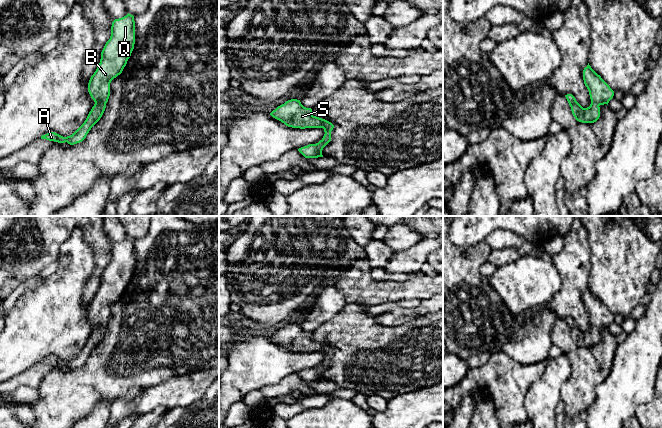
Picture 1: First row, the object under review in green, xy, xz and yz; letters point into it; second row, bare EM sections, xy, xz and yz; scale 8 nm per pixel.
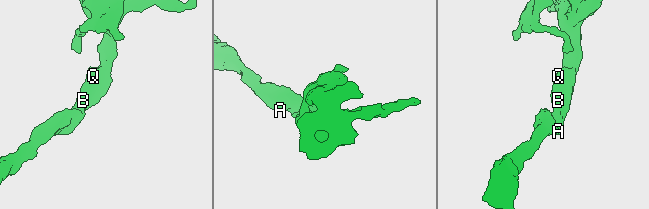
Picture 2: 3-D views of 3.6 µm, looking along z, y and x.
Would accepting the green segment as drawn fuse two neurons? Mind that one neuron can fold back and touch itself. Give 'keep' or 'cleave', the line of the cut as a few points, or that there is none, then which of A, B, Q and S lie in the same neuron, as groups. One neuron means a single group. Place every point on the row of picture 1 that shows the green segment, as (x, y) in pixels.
keep | no cut | A B Q S

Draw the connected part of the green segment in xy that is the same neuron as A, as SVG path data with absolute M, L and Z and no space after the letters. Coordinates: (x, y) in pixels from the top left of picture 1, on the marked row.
M128 13L112 22L110 39L106 42L101 52L100 63L88 83L88 92L95 104L84 123L70 136L63 137L55 132L48 132L42 135L41 139L74 145L86 138L91 128L102 117L110 96L110 83L122 73L134 44L135 21L134 16Z

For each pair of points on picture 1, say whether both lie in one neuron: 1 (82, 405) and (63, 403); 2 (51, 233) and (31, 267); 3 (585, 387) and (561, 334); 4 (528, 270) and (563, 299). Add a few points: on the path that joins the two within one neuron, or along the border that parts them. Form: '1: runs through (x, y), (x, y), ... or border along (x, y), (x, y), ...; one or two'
1: runs through (77, 403), (68, 403); one
2: runs through (50, 243), (50, 253), (41, 258); one
3: runs through (585, 374), (585, 363), (569, 347); one
4: border along (558, 270), (562, 279), (562, 287), (548, 304); two

